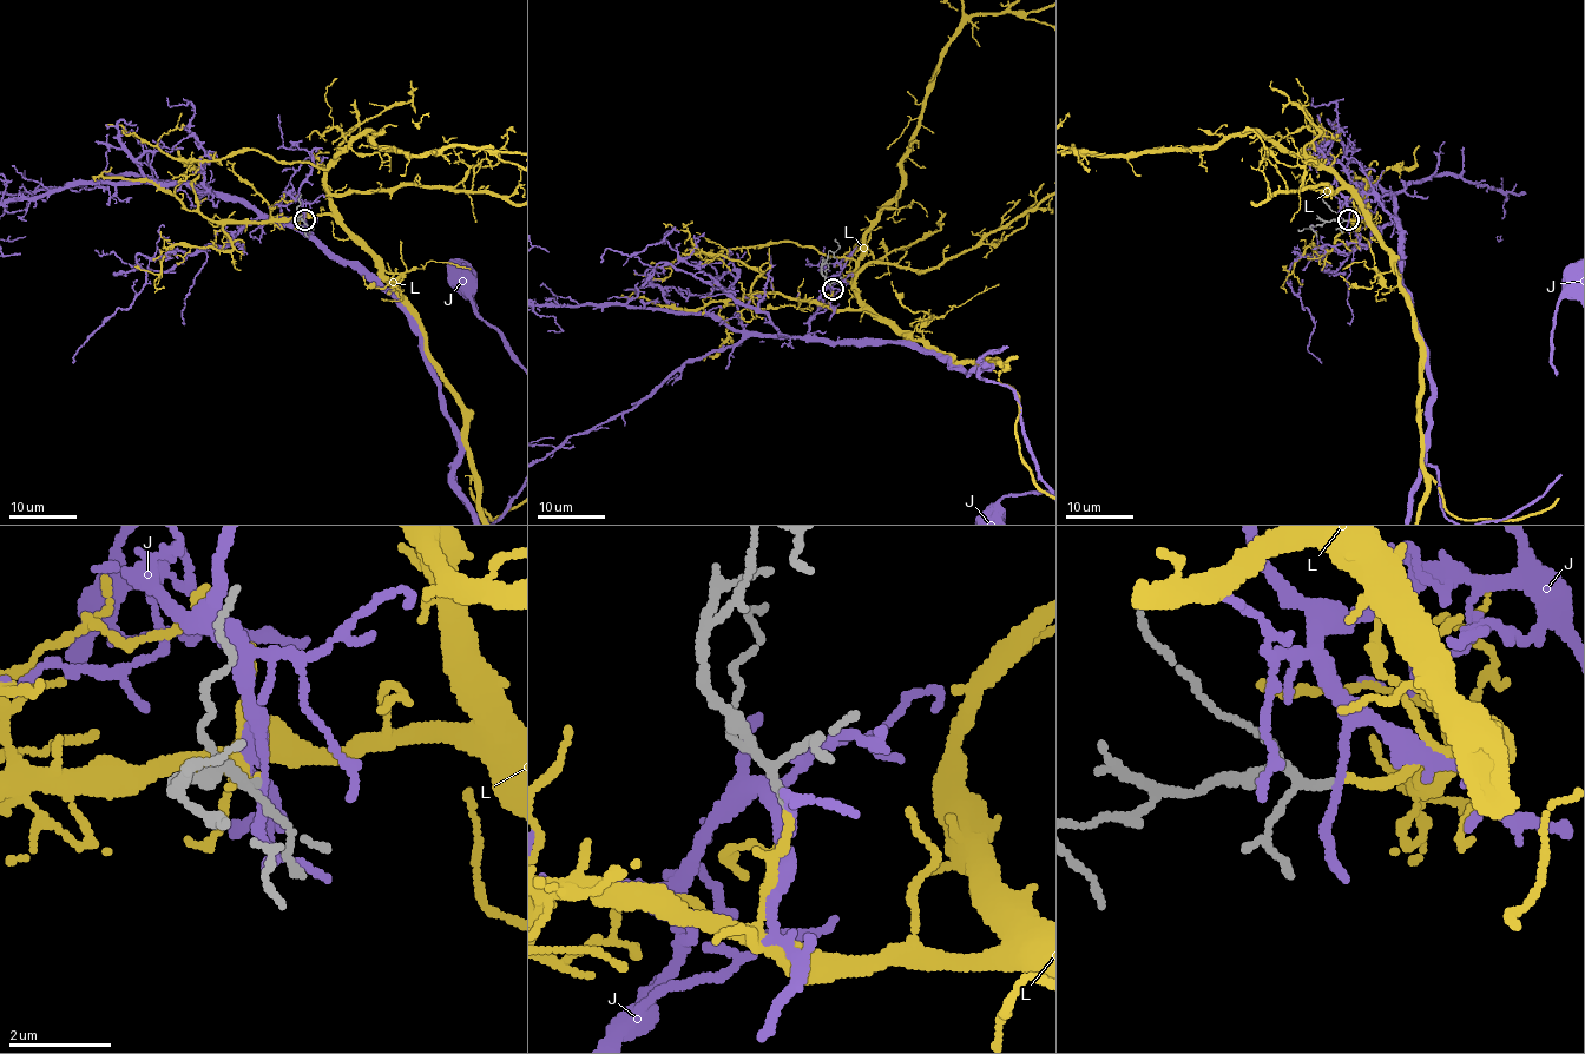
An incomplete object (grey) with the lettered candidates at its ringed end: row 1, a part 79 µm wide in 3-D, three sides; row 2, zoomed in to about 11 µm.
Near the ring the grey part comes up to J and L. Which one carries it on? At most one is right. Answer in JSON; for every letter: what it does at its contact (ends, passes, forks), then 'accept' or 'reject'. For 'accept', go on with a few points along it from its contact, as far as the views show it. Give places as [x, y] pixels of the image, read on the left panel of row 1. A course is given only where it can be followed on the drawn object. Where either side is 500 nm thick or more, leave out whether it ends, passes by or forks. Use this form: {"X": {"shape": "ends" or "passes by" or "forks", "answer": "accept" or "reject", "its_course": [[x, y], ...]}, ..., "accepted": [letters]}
{"J": {"shape": "passes by", "answer": "reject"}, "L": {"shape": "passes by", "answer": "accept"}, "accepted": ["L"]}

